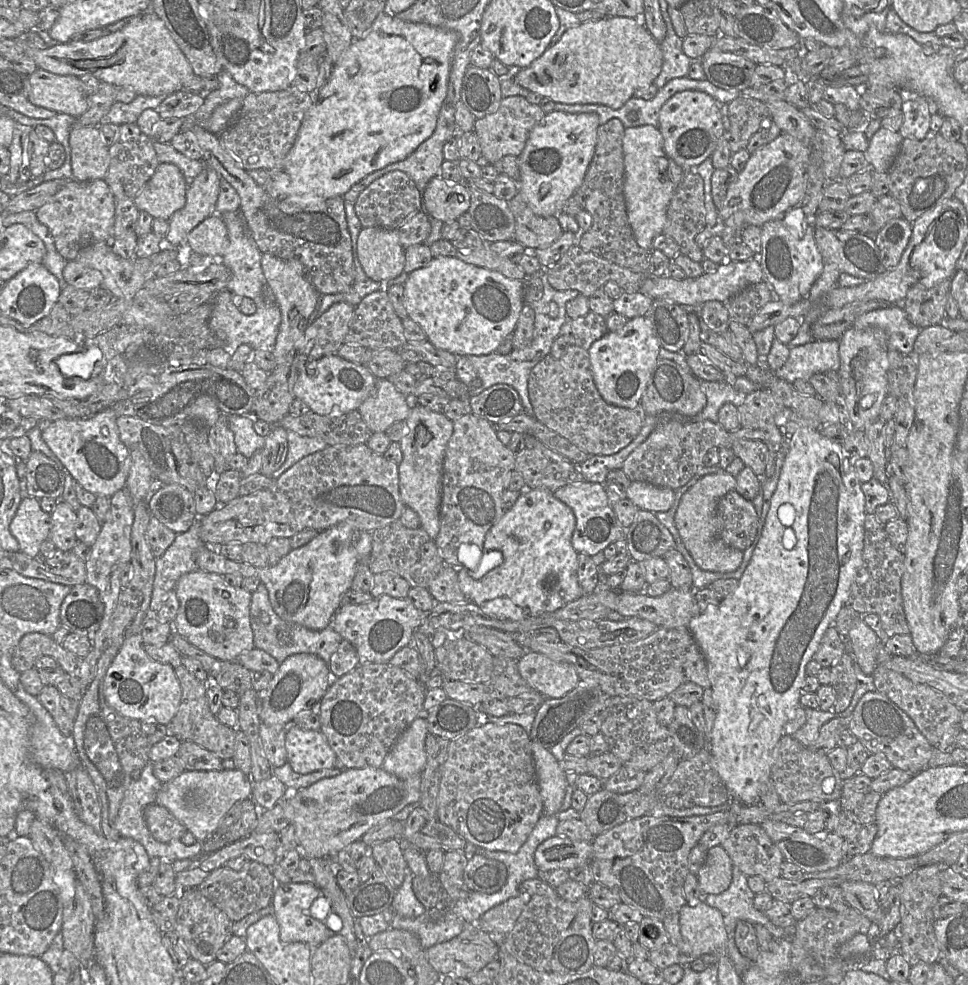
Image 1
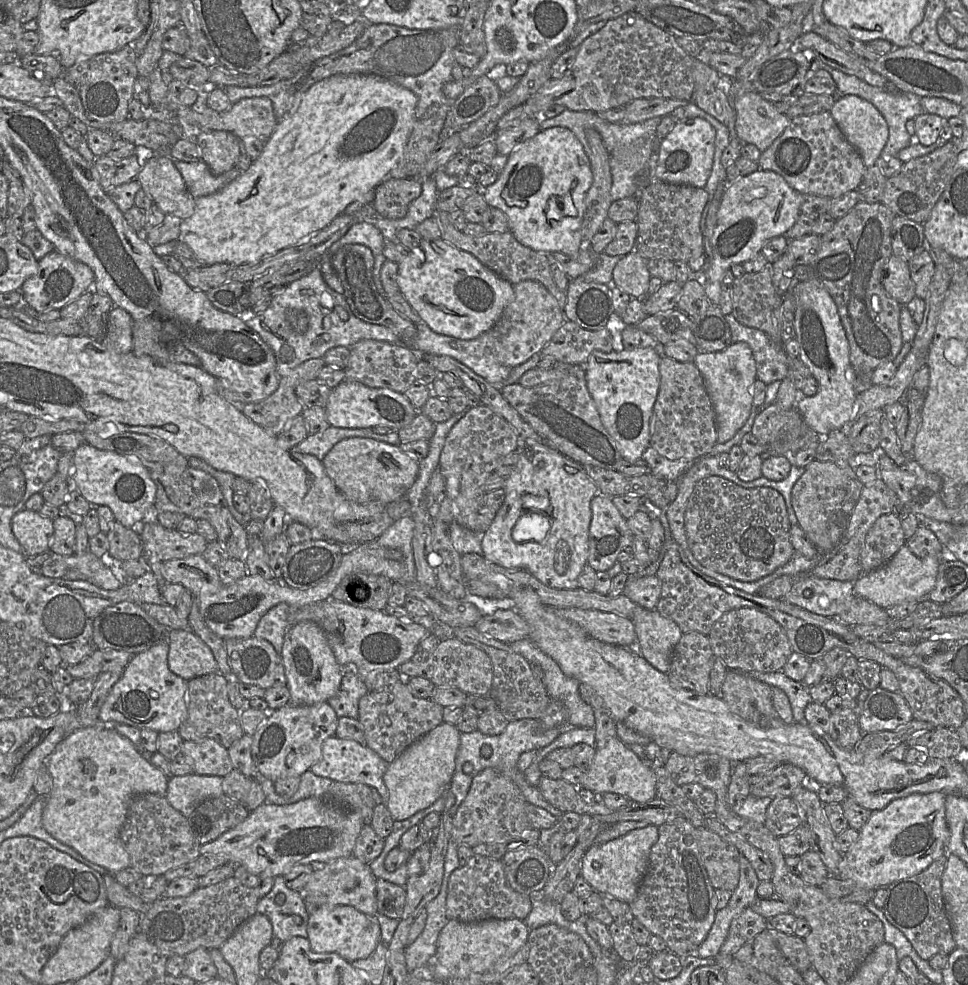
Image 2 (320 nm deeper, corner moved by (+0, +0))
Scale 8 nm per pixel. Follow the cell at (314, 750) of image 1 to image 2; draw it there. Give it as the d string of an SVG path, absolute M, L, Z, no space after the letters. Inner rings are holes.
M334 735L323 742L321 757L309 770L317 776L330 778L334 782L362 783L373 787L380 794L382 802L387 805L388 790L383 781L383 775L388 764L366 745Z

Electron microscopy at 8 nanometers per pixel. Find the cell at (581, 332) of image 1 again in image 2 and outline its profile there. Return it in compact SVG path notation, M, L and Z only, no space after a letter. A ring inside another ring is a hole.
M565 320L551 340L541 350L540 355L552 356L559 363L585 366L593 351L609 353L613 351L613 338L605 327L591 331L573 321Z

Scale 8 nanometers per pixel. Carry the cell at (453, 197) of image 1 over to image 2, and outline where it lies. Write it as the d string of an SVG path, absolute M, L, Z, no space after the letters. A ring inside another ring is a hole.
M552 127L545 130L540 130L534 137L524 141L520 144L509 156L507 163L499 175L497 181L492 185L482 189L482 194L490 207L500 209L507 217L509 222L510 232L514 235L515 239L522 245L546 254L554 252L561 252L564 254L576 254L581 248L587 248L588 242L582 240L581 227L586 211L586 197L588 191L593 183L592 170L590 168L590 161L584 151L581 142L576 138L572 131L564 127Z

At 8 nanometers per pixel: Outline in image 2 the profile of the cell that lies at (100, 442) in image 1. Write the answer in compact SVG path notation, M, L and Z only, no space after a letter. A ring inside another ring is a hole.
M87 442L73 452L72 487L76 487L92 506L107 506L116 521L127 528L143 524L147 510L154 505L156 485L150 471L136 456L98 449Z

